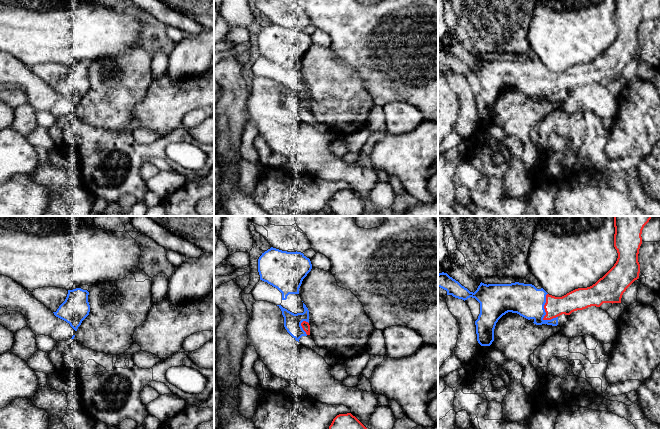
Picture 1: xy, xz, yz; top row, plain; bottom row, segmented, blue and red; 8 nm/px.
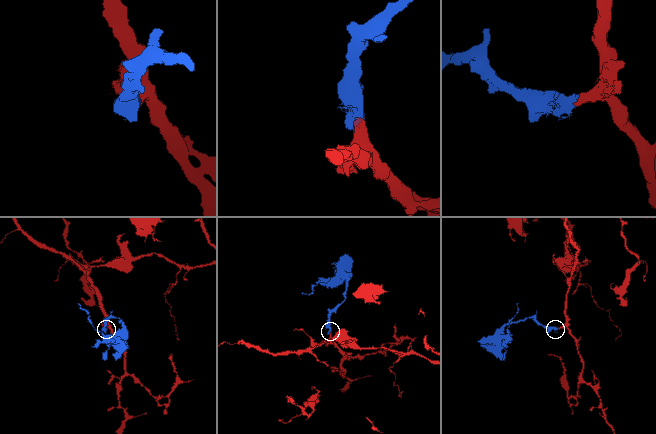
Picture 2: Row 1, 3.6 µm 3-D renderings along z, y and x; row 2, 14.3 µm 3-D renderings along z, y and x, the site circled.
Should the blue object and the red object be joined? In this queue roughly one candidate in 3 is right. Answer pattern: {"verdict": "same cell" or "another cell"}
{"verdict": "same cell"}

